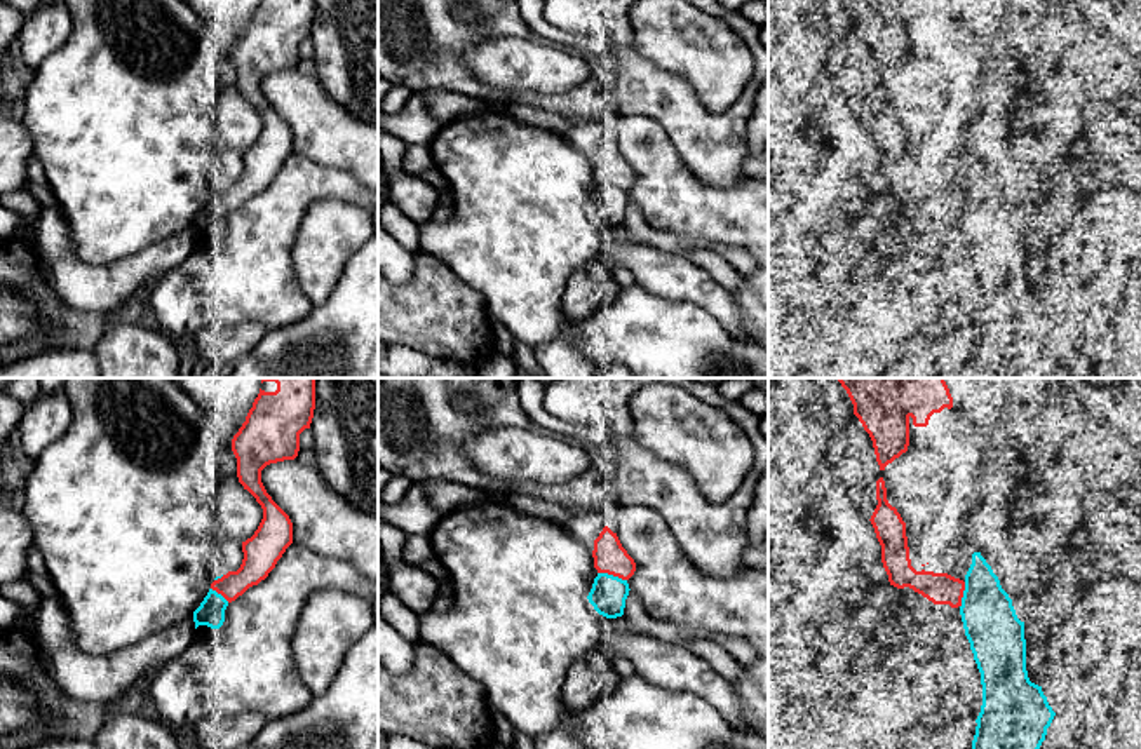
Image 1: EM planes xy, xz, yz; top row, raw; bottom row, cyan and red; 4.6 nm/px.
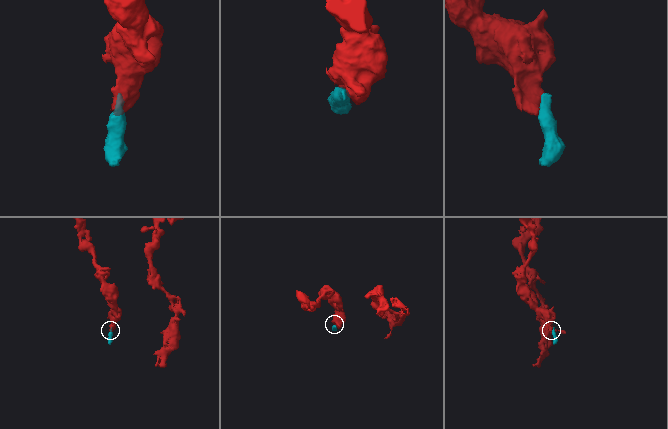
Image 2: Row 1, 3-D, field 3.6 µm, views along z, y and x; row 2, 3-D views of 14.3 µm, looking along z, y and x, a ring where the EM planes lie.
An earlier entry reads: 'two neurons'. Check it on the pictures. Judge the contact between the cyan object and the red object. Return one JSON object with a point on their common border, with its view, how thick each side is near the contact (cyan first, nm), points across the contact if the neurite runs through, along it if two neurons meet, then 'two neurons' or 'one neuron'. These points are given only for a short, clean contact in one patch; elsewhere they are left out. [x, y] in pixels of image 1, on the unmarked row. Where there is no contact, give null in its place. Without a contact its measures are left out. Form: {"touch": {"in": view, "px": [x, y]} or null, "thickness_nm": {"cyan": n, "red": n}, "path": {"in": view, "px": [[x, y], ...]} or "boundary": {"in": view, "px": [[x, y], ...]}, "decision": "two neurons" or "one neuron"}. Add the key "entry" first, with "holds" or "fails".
{"entry": "holds", "touch": {"in": "xz", "px": [612, 185]}, "thickness_nm": {"cyan": 170, "red": 150}, "decision": "two neurons"}

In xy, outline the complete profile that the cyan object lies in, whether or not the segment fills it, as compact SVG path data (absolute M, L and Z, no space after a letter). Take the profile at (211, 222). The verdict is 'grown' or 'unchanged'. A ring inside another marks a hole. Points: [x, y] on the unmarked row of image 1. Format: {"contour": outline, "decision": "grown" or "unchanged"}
{"contour": "M209 199L200 216L193 221L195 239L199 235L219 239L225 232L226 216L228 216L228 211L216 200Z", "decision": "unchanged"}

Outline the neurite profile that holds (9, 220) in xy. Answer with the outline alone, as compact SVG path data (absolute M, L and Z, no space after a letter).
M0 204L0 247L5 246L12 233L26 225L37 225L31 216L23 216L17 211L10 211Z

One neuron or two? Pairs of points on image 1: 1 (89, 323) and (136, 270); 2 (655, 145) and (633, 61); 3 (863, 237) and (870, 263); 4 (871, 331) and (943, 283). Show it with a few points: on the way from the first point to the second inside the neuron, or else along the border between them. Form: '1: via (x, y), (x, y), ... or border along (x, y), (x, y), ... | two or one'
1: border along (70, 307), (81, 312), (110, 314) | two
2: border along (621, 114), (654, 119), (675, 150) | two
3: border along (868, 251), (857, 262) | two
4: via (889, 319), (906, 310), (925, 291) | one

